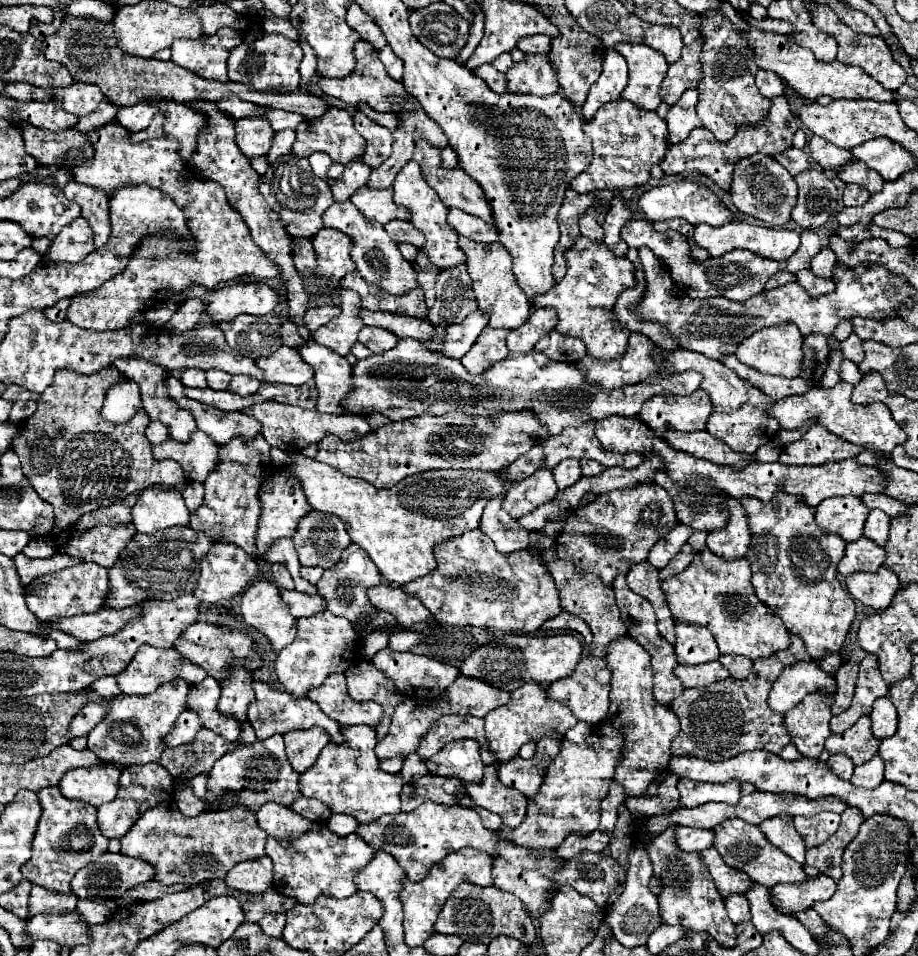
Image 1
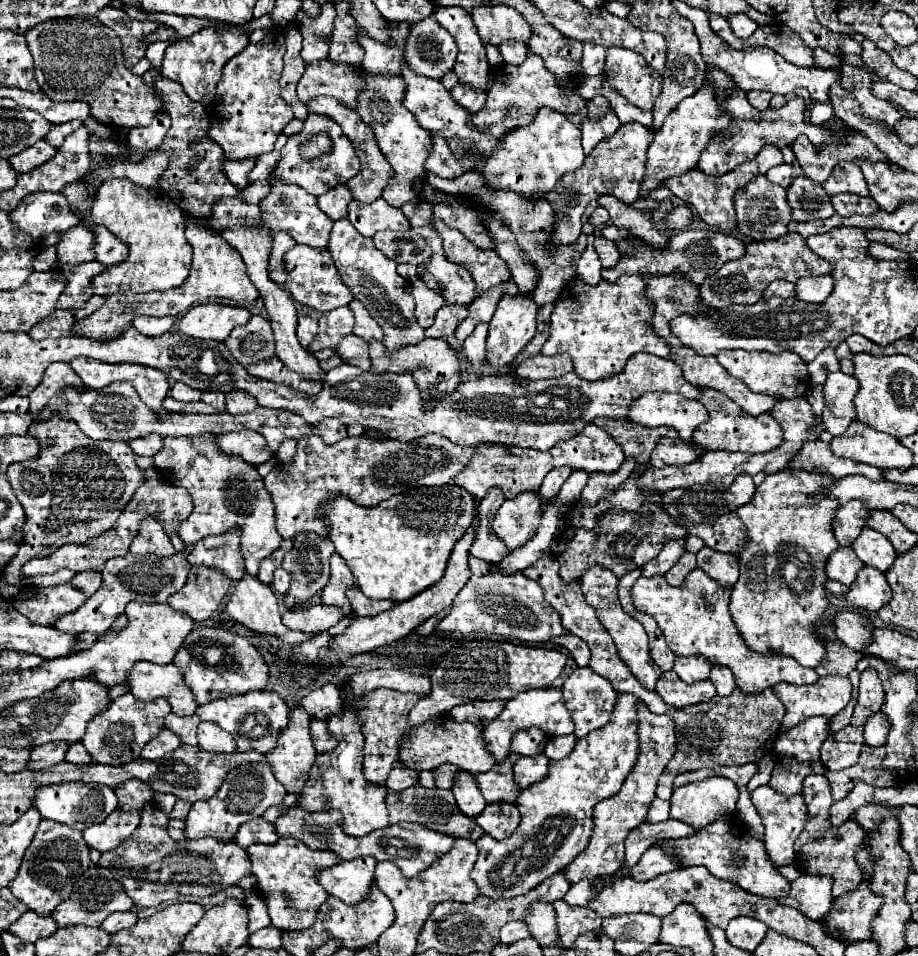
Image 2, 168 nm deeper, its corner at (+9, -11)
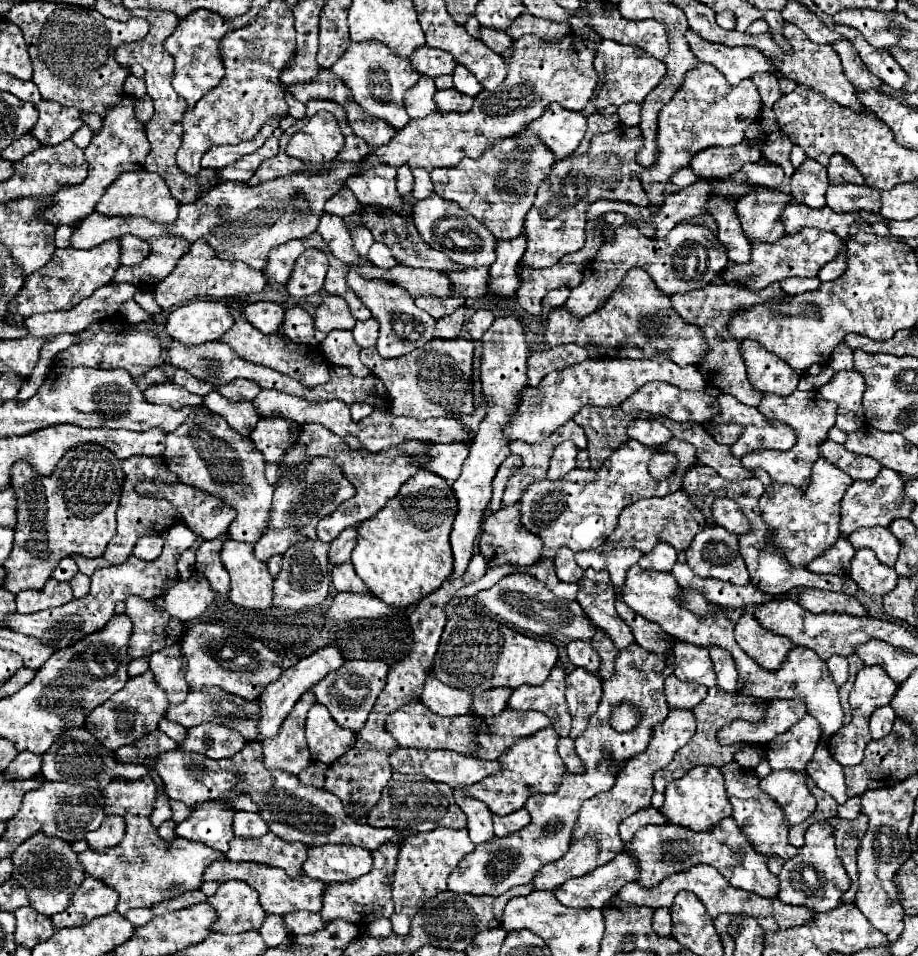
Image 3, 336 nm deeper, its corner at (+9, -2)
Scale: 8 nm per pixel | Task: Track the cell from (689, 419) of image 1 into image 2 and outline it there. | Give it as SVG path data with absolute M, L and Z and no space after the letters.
M651 392L641 396L629 412L629 420L641 424L645 428L671 426L683 436L683 440L691 440L693 430L707 420L707 410L699 400L689 400L679 394L663 394Z

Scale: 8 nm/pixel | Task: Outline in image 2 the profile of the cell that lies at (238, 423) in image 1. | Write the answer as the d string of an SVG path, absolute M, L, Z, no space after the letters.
M227 432L227 434L217 434L217 446L223 454L229 456L239 456L247 464L259 466L273 458L273 452L267 452L267 444L259 432Z

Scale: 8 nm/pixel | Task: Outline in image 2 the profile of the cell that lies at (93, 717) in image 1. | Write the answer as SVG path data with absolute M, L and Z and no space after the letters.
M51 742L45 746L37 746L37 750L31 756L31 764L27 764L27 768L45 770L49 766L55 766L57 762L61 762L65 758L65 752L69 746L71 746L71 742Z

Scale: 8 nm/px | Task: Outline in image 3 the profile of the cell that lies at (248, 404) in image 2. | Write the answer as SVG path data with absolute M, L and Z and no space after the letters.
M235 379L227 385L215 387L215 391L219 391L221 395L225 395L231 401L253 401L257 397L257 393L261 391L261 387L253 379Z

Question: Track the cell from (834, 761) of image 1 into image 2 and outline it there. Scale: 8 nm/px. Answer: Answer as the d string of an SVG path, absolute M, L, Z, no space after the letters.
M809 774L803 780L803 798L805 802L809 802L809 814L819 816L819 818L827 818L829 806L833 804L833 796L831 796L831 784L825 776L817 776L817 774Z

